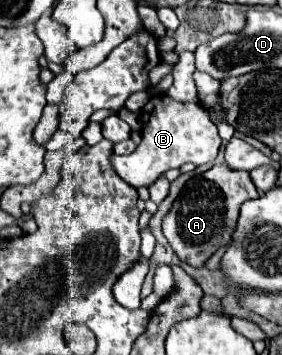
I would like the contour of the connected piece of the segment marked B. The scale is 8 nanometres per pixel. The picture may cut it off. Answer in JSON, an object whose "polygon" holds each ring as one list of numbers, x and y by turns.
{"polygon":[[155,95,147,101,151,107,143,107,143,141,131,155,111,155,111,165,117,175,127,181,131,187,151,185,167,169,181,167,183,163,203,165,211,163,217,157,221,137,217,127,209,119,207,109,199,103,179,103,169,95]]}

